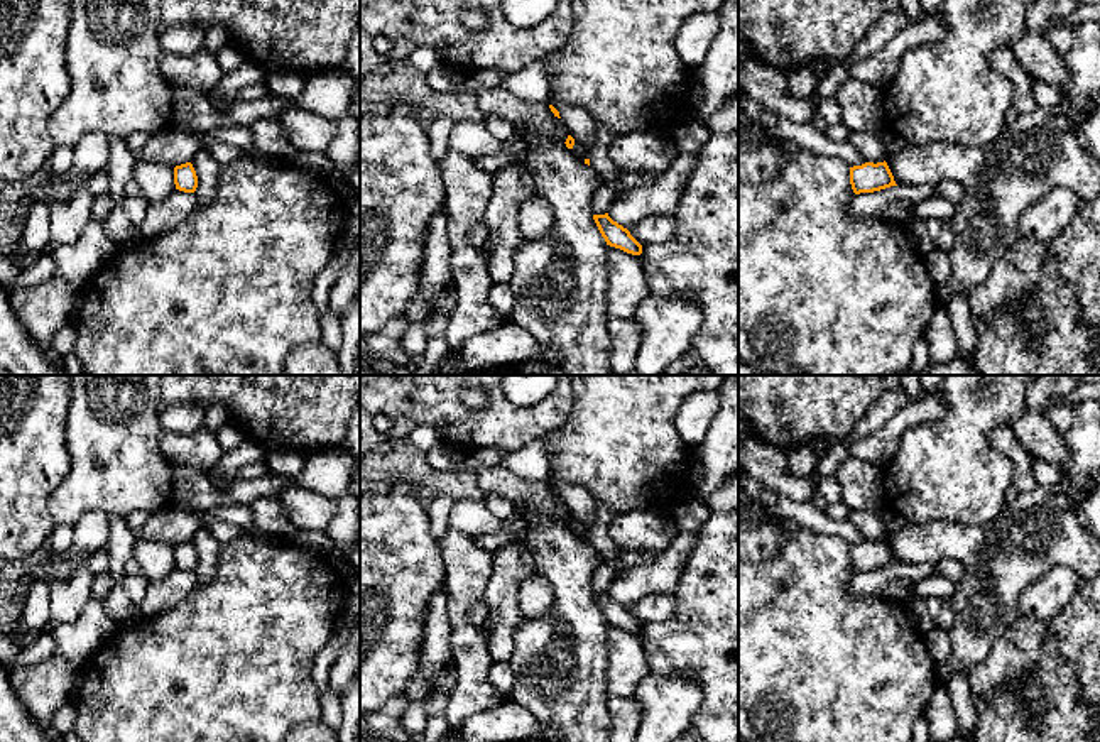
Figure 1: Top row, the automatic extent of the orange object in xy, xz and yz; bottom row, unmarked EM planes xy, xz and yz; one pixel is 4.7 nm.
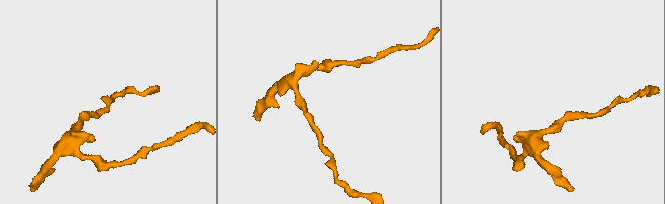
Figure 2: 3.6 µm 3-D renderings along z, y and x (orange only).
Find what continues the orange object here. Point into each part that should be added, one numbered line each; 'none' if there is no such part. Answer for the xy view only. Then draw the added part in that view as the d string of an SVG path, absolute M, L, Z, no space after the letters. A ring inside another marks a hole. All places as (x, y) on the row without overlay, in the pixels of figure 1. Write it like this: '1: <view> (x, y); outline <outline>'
none

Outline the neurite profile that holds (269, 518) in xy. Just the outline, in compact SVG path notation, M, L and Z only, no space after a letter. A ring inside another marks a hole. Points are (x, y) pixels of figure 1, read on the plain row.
M262 497L252 505L255 531L274 539L294 539L299 529L289 521L277 497Z

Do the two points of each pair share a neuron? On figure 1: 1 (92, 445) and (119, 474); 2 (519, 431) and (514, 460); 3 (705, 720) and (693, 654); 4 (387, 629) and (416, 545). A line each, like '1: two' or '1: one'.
1: one
2: two
3: one
4: one

